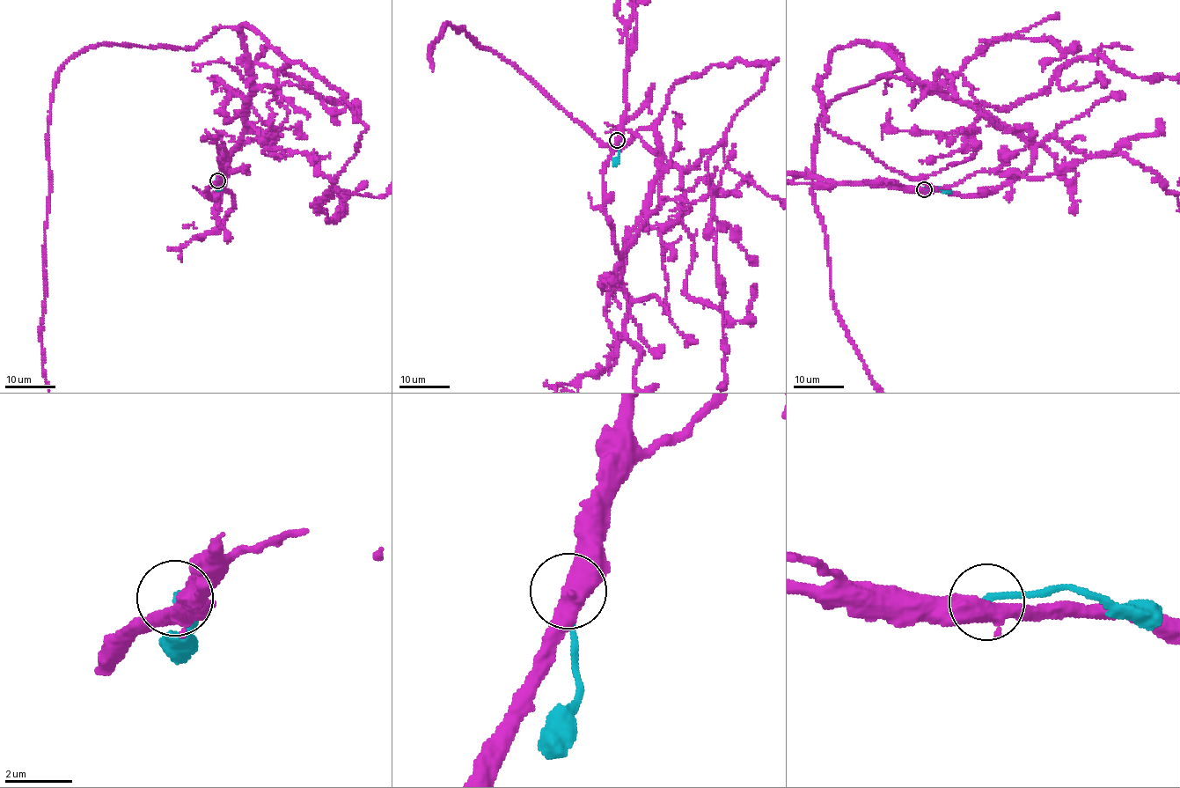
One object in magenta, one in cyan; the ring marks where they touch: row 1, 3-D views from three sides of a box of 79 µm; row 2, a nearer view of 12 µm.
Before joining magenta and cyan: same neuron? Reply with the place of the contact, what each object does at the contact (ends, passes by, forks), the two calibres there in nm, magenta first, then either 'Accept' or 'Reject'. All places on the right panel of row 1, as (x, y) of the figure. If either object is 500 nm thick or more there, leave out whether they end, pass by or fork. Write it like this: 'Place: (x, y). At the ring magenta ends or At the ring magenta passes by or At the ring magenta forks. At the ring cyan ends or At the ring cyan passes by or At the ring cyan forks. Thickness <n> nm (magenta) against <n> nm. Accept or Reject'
Place: (924, 189). Thickness 500 nm (magenta) against 160 nm. Reject

